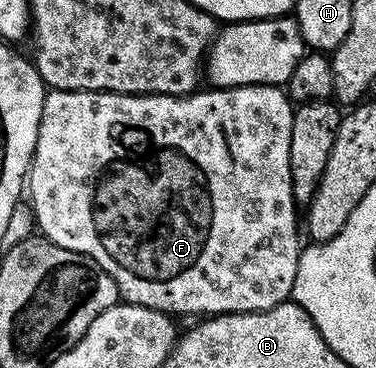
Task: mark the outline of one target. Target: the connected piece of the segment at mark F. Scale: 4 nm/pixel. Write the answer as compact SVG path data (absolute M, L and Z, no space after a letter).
M251 85L250 87L223 87L220 89L198 90L191 95L116 95L110 91L54 91L50 90L43 101L43 113L39 121L37 144L33 150L33 161L27 172L27 199L33 209L35 227L44 238L63 249L71 249L80 255L91 257L115 281L117 294L124 302L134 303L140 307L150 307L156 311L164 311L177 315L197 315L193 317L212 317L214 315L230 315L231 313L251 313L266 311L275 305L286 302L292 296L295 285L295 273L299 265L299 257L303 250L303 242L297 236L297 211L299 205L293 196L291 185L291 121L294 104L281 87L267 85Z

